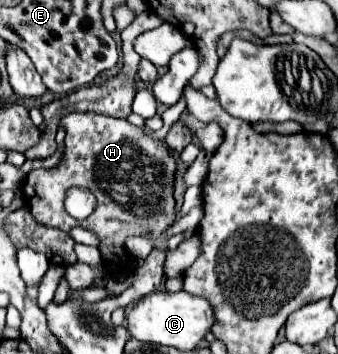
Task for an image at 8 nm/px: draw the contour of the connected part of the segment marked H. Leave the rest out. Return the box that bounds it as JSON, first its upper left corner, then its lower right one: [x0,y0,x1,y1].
[23,113,177,267]

